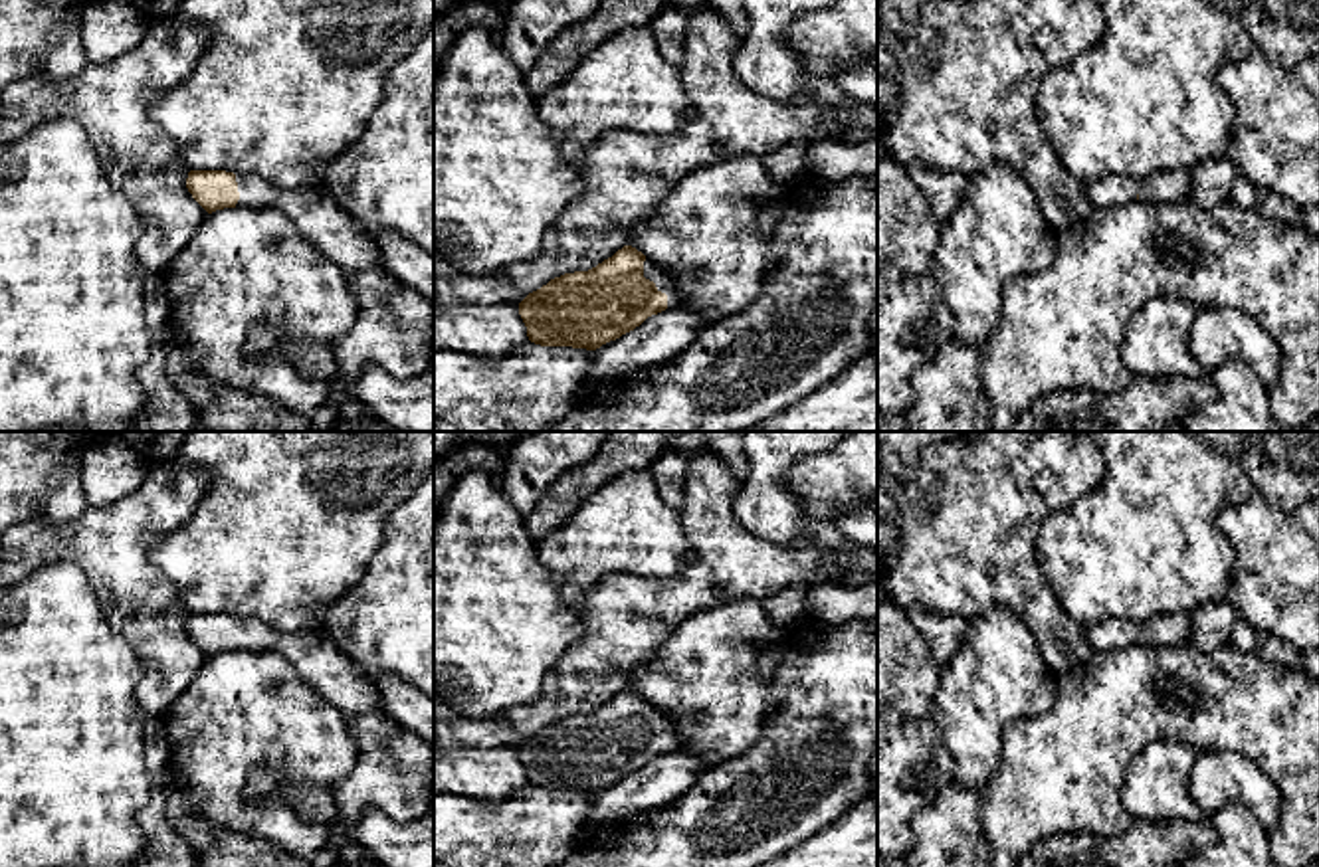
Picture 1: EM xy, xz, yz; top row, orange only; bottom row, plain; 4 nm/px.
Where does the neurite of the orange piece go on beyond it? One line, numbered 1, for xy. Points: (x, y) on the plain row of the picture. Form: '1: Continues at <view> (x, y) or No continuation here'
1: Continues at xy (315, 656)

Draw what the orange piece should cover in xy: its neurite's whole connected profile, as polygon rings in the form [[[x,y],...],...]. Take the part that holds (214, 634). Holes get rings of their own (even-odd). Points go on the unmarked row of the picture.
[[[190,614],[186,631],[208,657],[236,649],[275,651],[347,717],[388,717],[374,683],[325,631],[283,633],[259,620],[226,614]]]

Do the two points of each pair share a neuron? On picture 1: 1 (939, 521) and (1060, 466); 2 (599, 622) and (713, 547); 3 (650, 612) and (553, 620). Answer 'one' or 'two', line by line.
1: one
2: one
3: two

